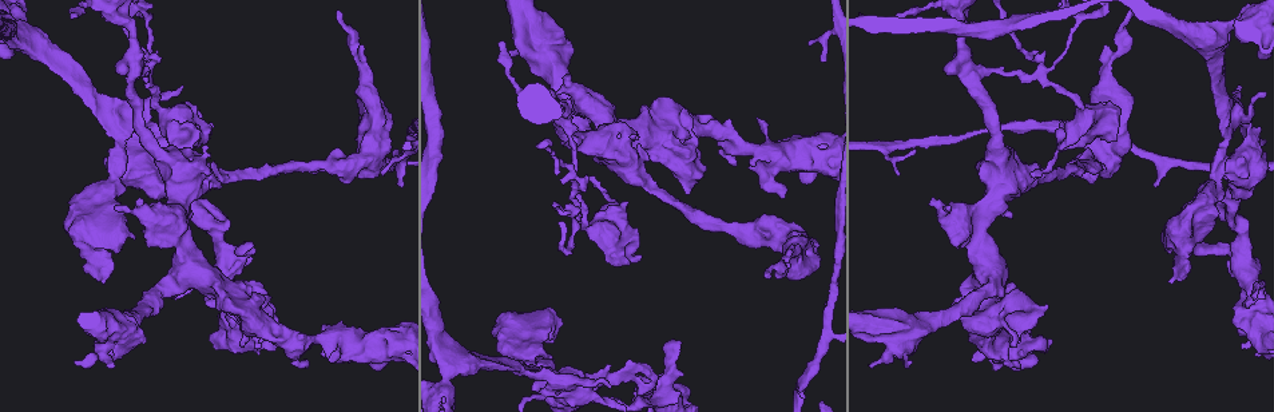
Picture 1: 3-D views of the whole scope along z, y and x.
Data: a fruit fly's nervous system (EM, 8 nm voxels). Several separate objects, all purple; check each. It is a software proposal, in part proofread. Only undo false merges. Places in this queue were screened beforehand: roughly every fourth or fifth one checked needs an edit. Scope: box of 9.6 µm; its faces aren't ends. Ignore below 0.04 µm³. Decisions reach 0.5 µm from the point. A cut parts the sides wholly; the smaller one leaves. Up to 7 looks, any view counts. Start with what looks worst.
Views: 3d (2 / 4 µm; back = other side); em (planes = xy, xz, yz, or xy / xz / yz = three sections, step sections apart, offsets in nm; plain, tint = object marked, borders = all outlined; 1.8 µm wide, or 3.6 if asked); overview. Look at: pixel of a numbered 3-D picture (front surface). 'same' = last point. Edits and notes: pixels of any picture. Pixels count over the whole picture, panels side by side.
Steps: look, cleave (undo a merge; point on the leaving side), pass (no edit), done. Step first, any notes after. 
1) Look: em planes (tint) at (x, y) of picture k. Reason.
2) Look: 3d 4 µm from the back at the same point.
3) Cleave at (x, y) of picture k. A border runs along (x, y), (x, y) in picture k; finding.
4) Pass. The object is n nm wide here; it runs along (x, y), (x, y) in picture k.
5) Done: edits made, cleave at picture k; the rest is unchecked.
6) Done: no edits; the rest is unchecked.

Look: 3d 4 µm at (1239, 169) of picture 1. Thin neck.

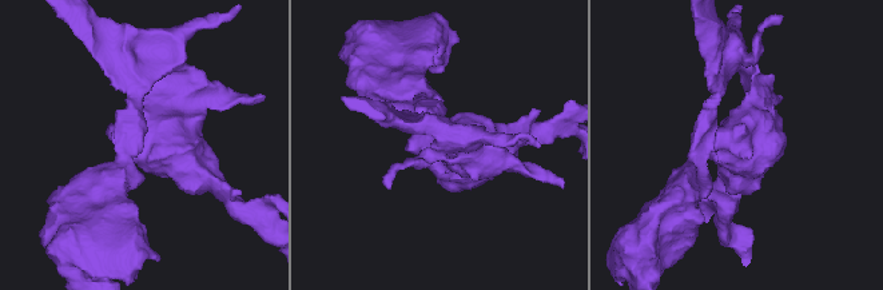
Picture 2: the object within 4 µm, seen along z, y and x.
Look: em 3.6 µm planes (tint) at (736, 143) of picture 2.

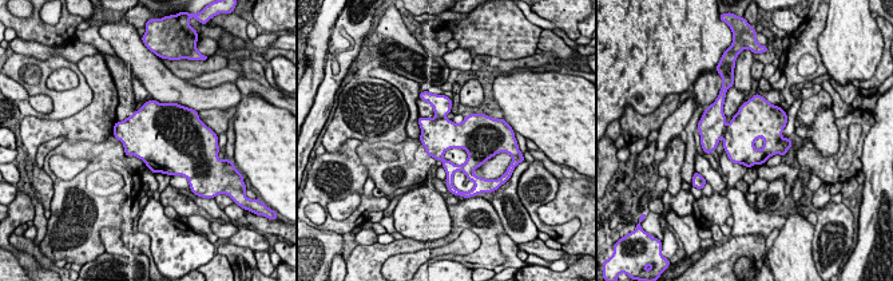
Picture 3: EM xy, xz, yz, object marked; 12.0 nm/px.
Pass. Continuous, no second neuron.

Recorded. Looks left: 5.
Look: 3d 4 µm at (1040, 73) of picture 1. Four or more arms meet.

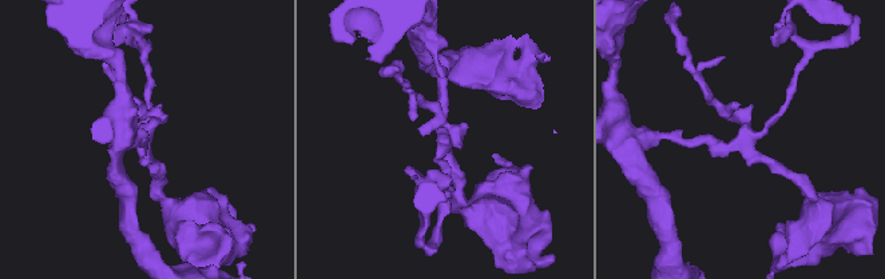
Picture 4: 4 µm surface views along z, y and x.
Look: em planes (plain) at (743, 145) of picture 4. 4 arms meet here.

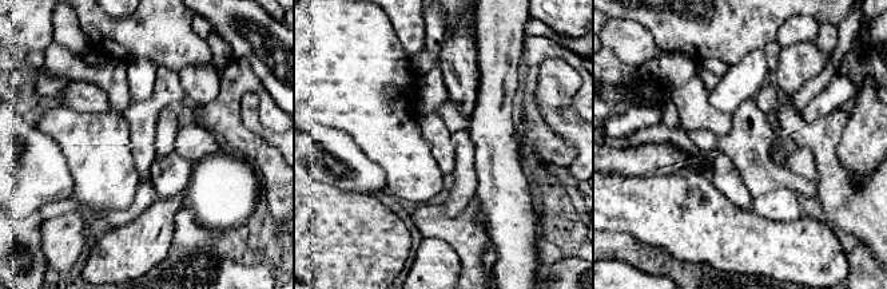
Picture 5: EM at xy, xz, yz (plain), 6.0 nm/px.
Look: em planes (borders) at the same point.

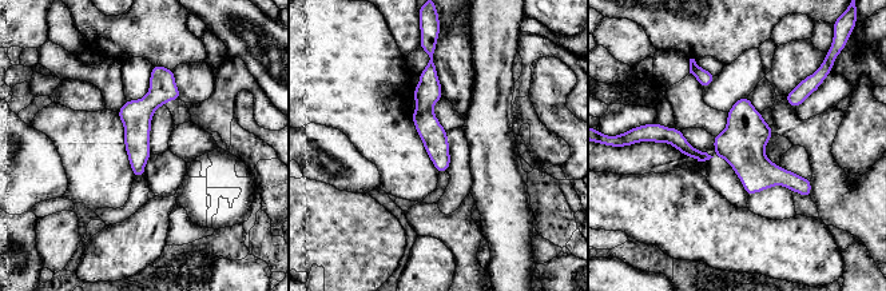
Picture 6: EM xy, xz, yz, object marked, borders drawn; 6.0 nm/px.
Pass. It runs along (658, 139), (807, 184) in picture 6; all the same neuron.

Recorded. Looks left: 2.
Look: 3d 4 µm at (1244, 259) of picture 1.

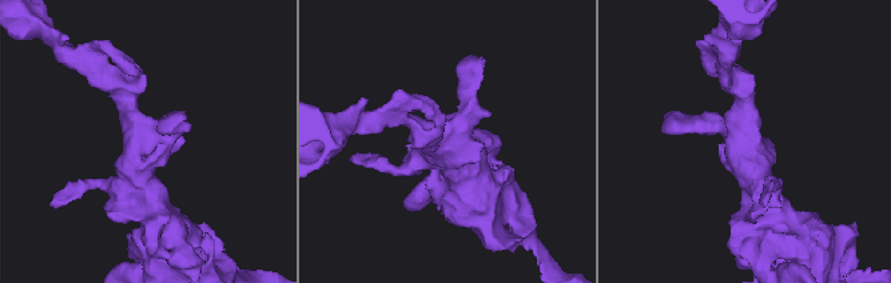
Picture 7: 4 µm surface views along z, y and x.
Look: em planes (tint) at (753, 145) of picture 7. Need the tissue.

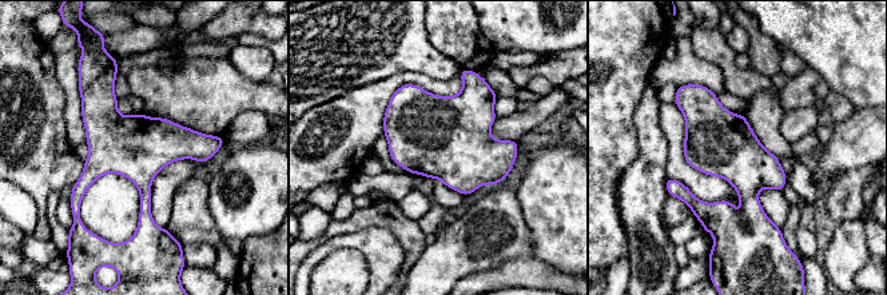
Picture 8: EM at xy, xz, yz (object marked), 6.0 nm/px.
Pass. The object is 400 nm wide here; one neuron here.

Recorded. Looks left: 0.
Done: no edits; the rest is unchecked.

